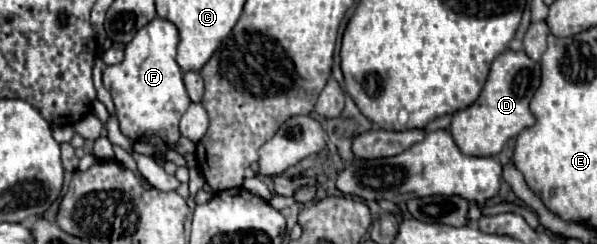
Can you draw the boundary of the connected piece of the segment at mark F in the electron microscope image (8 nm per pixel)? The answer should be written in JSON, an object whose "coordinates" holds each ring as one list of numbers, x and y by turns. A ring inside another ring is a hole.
{"coordinates":[[154,18,126,44,124,60,120,64,106,66,104,70,104,88,112,94,122,134,138,142,152,144,156,148,154,158,160,166,166,164,166,152,178,142,178,122,192,104,182,82,182,70,176,64,178,42,176,26,168,20]]}

